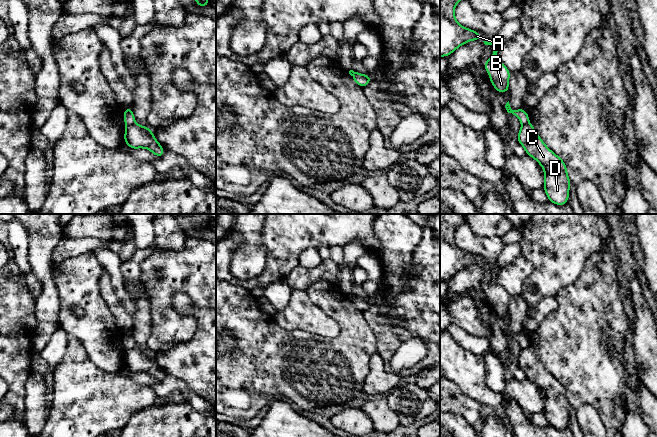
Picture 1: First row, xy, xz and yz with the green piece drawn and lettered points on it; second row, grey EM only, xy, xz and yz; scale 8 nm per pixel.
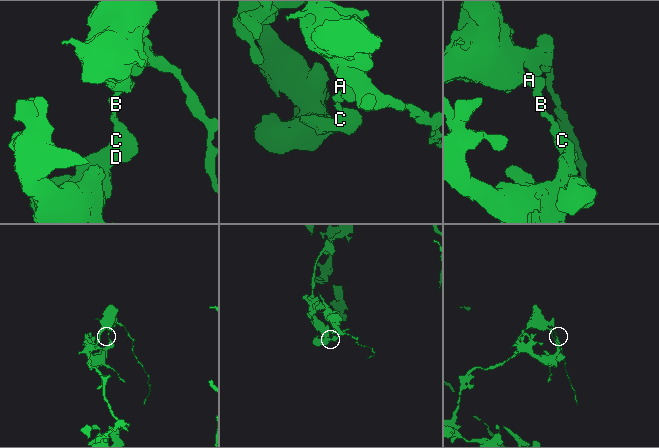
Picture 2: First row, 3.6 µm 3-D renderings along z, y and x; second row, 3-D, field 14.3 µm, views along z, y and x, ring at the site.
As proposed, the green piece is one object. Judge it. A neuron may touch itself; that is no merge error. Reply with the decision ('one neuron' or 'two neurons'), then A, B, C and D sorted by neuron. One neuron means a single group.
two neurons; A B / C D

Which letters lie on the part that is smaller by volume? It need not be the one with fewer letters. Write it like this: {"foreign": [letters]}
{"foreign": ["A", "B"]}

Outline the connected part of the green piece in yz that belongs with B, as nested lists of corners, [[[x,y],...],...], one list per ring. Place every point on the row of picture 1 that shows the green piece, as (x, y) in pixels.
[[[499,47],[493,48],[491,57],[484,63],[483,67],[490,76],[490,82],[497,92],[507,93],[509,90],[509,77],[511,72],[497,58]]]

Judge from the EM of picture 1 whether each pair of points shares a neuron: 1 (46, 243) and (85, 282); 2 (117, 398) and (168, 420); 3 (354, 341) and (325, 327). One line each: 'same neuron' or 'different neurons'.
1: different neurons
2: different neurons
3: different neurons

